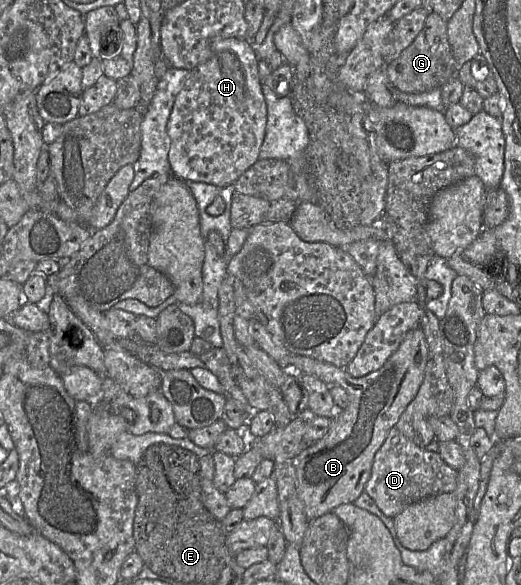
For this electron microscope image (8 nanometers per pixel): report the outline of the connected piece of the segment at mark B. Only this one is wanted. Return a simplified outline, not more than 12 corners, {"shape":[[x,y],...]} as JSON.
{"shape":[[421,327],[355,378],[309,357],[290,368],[349,397],[295,460],[308,520],[354,503],[417,395]]}

